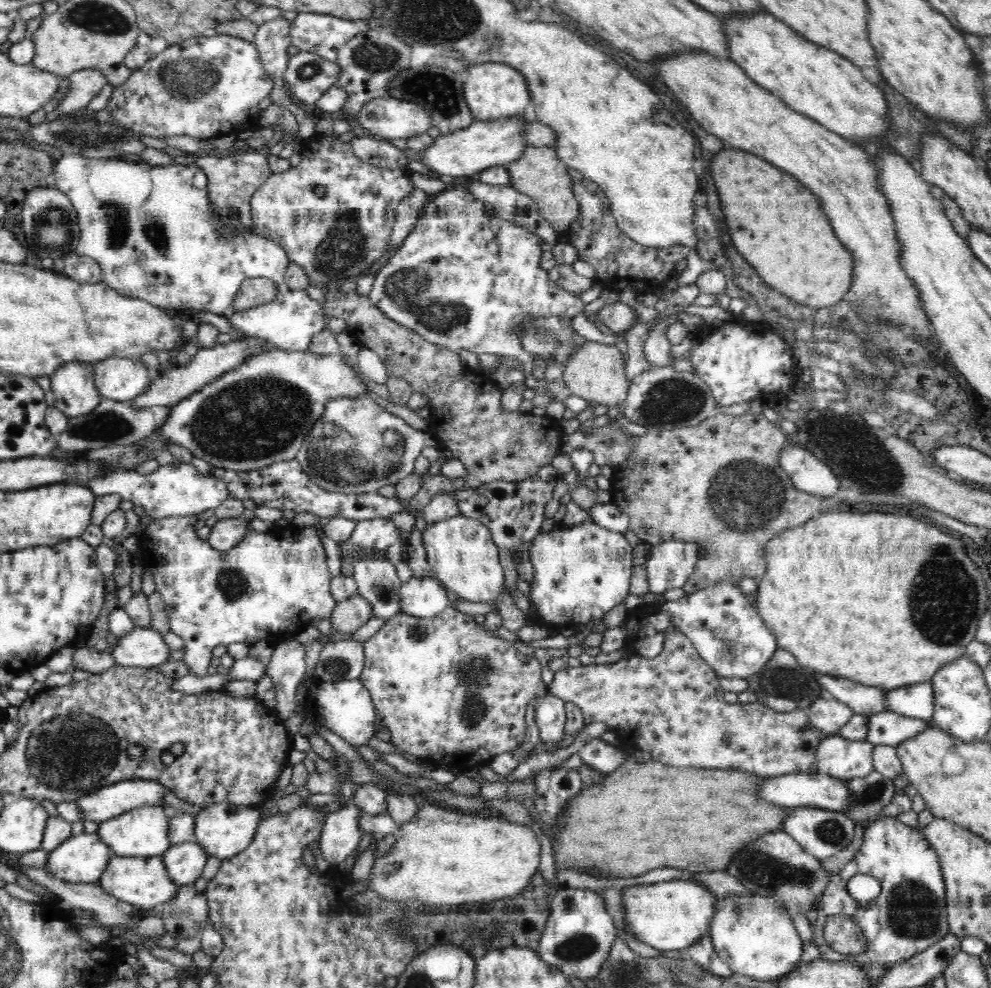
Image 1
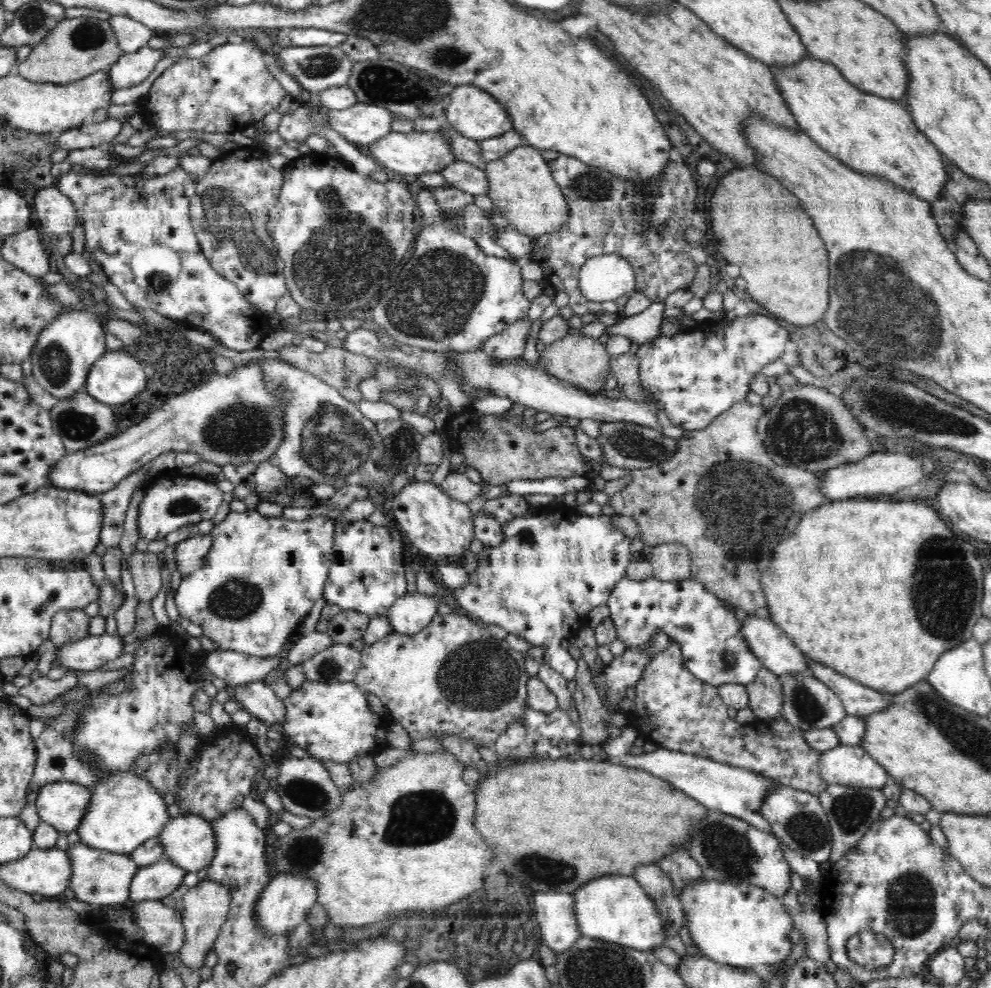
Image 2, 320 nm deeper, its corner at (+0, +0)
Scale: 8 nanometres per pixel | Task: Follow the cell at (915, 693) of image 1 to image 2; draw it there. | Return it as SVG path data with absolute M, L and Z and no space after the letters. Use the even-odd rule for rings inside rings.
M808 659L810 675L824 682L842 701L846 712L850 716L865 717L877 713L889 705L888 694L863 686L860 682L854 682L852 678L846 678L838 674L836 670L830 670L828 666L822 666L820 662Z

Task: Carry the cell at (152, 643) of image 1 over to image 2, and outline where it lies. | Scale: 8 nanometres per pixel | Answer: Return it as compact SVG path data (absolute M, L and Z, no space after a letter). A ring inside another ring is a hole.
M108 633L99 636L86 636L80 642L72 642L58 649L53 666L69 670L96 670L110 660L124 654L126 643L120 636Z

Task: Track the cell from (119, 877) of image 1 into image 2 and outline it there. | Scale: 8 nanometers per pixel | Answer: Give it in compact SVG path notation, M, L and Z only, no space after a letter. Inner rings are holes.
M82 842L71 845L67 849L67 853L69 854L72 869L68 890L72 891L74 899L102 908L122 904L130 899L129 886L140 866L128 854L95 849Z

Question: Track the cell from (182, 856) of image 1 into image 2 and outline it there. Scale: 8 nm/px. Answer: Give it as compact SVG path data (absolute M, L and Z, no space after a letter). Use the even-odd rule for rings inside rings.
M166 858L150 866L140 867L130 883L129 900L162 900L178 890L186 873L187 870Z

